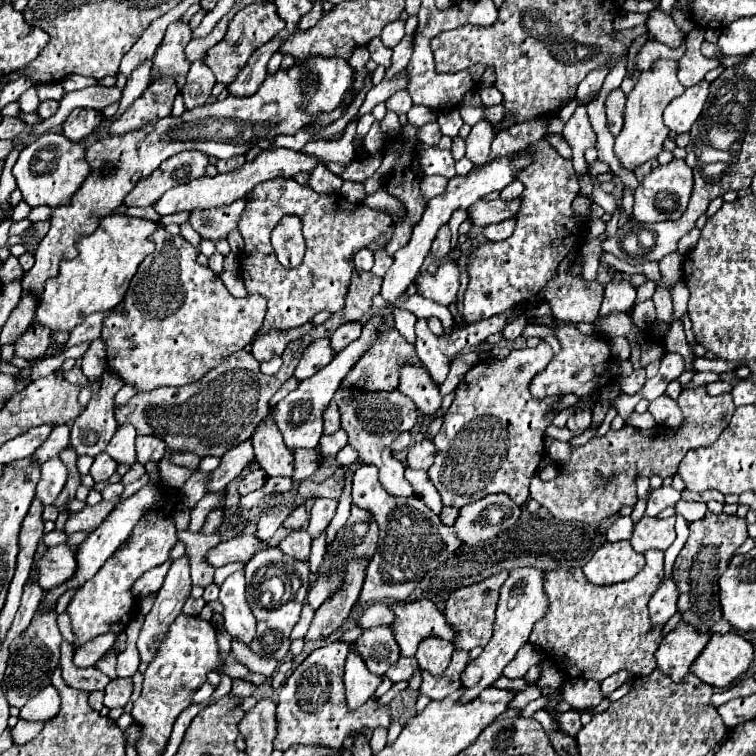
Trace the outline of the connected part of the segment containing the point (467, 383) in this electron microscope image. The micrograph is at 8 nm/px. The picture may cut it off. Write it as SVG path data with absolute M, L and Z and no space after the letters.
M541 341L535 349L525 347L511 351L505 361L493 361L491 357L487 361L479 361L459 383L455 389L455 401L443 417L441 431L433 439L435 463L427 471L429 481L439 491L443 505L463 507L491 493L507 493L517 505L523 505L529 499L529 481L545 453L543 433L553 419L553 413L547 413L547 407L561 399L549 397L549 401L533 401L533 397L529 397L529 381L535 377L535 373L545 369L551 359L553 349Z

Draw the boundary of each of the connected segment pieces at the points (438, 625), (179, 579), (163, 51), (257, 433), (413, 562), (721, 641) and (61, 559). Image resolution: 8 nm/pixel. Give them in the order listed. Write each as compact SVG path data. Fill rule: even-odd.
M429 599L395 603L391 605L391 611L395 613L391 629L403 657L413 657L421 637L429 637L429 633L453 641L453 629L447 625L445 615Z
M181 557L171 563L171 569L165 577L163 587L157 593L153 609L145 617L145 625L137 639L139 659L143 663L151 663L155 653L159 651L165 633L173 619L181 613L185 599L191 593L191 577L189 577L189 557Z
M175 21L167 27L165 37L153 57L153 69L151 73L157 77L163 77L165 73L187 75L191 63L185 59L185 47L191 41L191 27L187 21Z
M273 407L269 415L255 427L253 437L251 437L253 449L255 449L255 459L265 469L269 477L283 475L291 477L293 475L293 453L285 449L283 437L273 421Z
M361 465L355 471L353 503L361 509L369 509L379 521L381 529L377 551L371 563L367 565L367 577L359 597L361 607L383 599L393 599L393 601L407 599L413 593L419 579L423 579L423 575L427 575L431 569L441 565L461 545L461 539L457 537L455 529L443 525L441 519L421 499L417 497L403 499L403 497L385 495L385 489L381 489L381 483L377 481L375 465Z
M715 633L711 635L703 653L693 661L691 673L711 687L725 689L749 669L753 651L753 645L739 633Z
M55 545L47 547L45 553L37 561L37 577L31 577L37 581L37 585L47 591L61 583L65 583L75 573L75 553L67 545Z

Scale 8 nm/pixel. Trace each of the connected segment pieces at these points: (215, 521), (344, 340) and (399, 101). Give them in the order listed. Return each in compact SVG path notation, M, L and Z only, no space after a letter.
M217 509L217 511L209 513L209 517L207 517L207 521L205 521L201 533L205 533L205 535L217 533L217 531L219 531L219 525L221 525L221 513L223 513L223 509Z
M353 321L353 323L349 323L349 325L341 325L341 327L333 333L333 337L329 339L333 353L337 355L337 353L343 351L351 341L355 341L355 333L361 333L361 325L359 325L359 323Z
M399 91L399 93L395 93L391 99L387 99L387 109L391 109L391 111L395 111L397 115L399 113L407 113L409 109L411 109L411 97L409 97L409 93L407 91Z

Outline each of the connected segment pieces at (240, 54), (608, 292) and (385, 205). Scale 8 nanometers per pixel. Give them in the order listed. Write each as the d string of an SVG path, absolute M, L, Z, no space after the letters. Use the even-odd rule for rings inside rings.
M253 3L235 15L235 19L231 21L231 25L227 29L227 35L223 37L223 41L213 45L205 53L203 63L207 63L207 67L215 73L217 83L231 85L235 81L237 73L245 67L245 61L253 55L253 51L257 47L261 47L263 43L267 43L269 39L273 39L283 27L285 27L285 21L277 15L273 3Z
M609 281L605 285L605 299L601 313L629 311L635 303L635 287L631 281Z
M383 187L377 193L369 195L363 203L369 205L369 207L373 207L373 209L393 209L393 211L397 211L401 215L401 203L393 195L389 195Z

